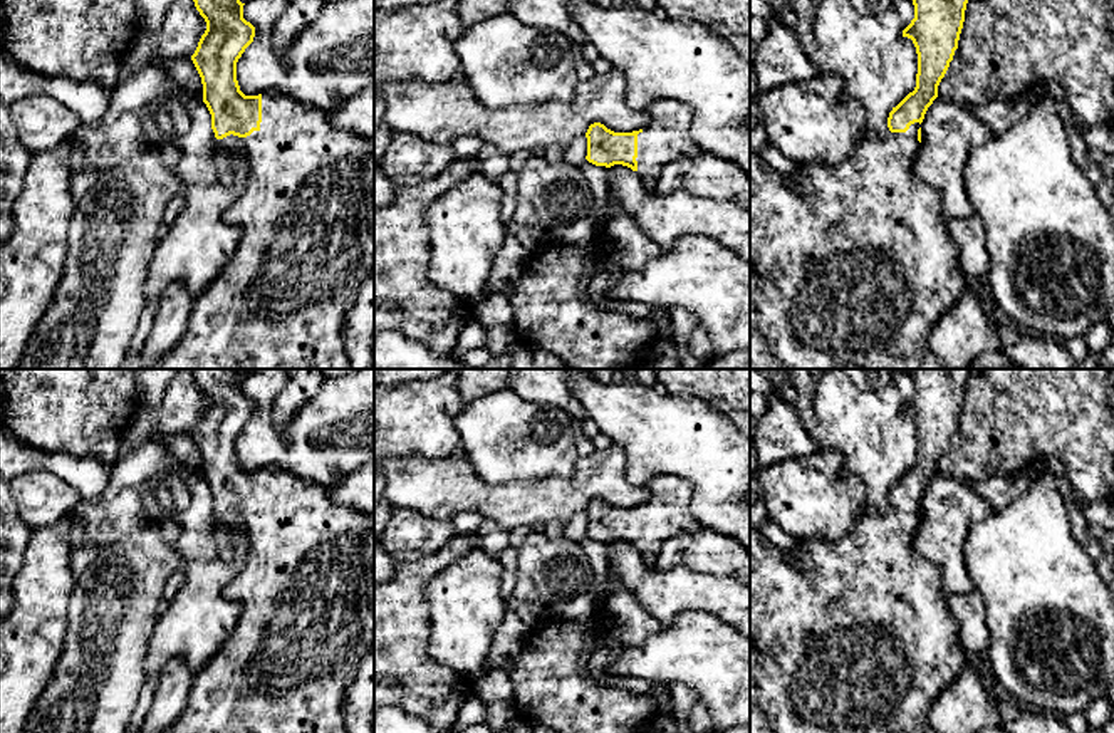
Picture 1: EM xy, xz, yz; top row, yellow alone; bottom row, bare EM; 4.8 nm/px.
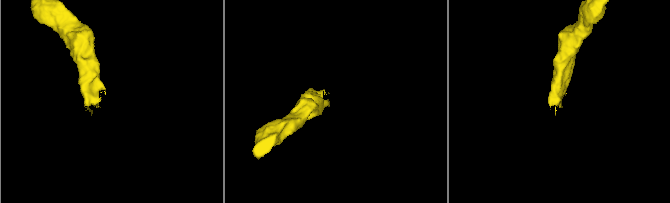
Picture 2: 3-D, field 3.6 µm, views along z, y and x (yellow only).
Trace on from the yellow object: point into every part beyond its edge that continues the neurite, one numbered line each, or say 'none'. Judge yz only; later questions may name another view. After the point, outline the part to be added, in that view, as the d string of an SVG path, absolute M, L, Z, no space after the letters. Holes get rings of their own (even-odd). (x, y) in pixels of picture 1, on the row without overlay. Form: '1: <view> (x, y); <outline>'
1: yz (854, 634); M914 498L906 508L889 507L886 513L864 513L844 535L834 540L795 540L790 552L770 543L750 523L750 637L762 661L758 676L760 704L775 733L936 733L928 718L929 708L966 664L966 654L960 644L958 622L950 614L948 597L943 594L941 569L919 557L913 548L919 503L921 500Z

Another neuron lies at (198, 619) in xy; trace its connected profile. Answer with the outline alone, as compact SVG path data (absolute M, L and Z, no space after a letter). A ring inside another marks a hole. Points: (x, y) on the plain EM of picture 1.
M226 512L215 517L215 527L226 528L233 538L233 560L221 555L210 562L183 562L185 582L158 616L144 659L146 679L158 679L166 664L181 658L198 674L221 647L237 626L242 607L223 595L223 589L238 574L245 559L242 513Z

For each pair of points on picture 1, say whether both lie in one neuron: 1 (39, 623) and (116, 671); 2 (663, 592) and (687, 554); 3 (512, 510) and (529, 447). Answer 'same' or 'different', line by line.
1: different
2: different
3: different

